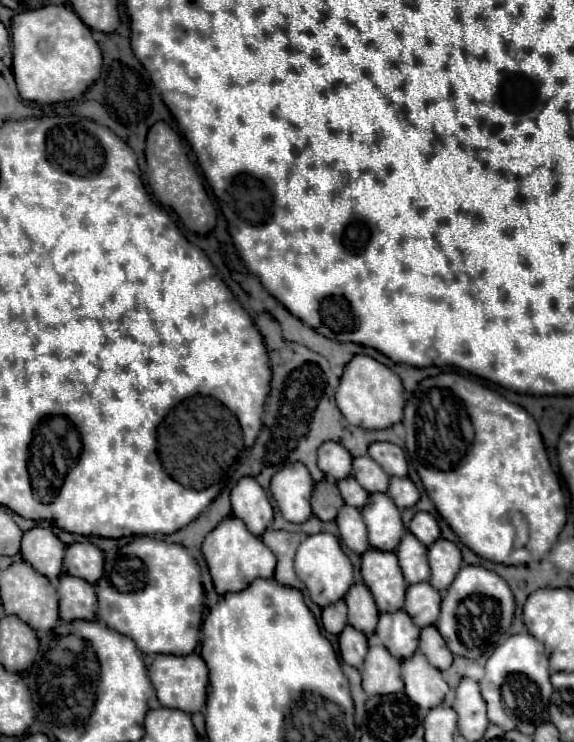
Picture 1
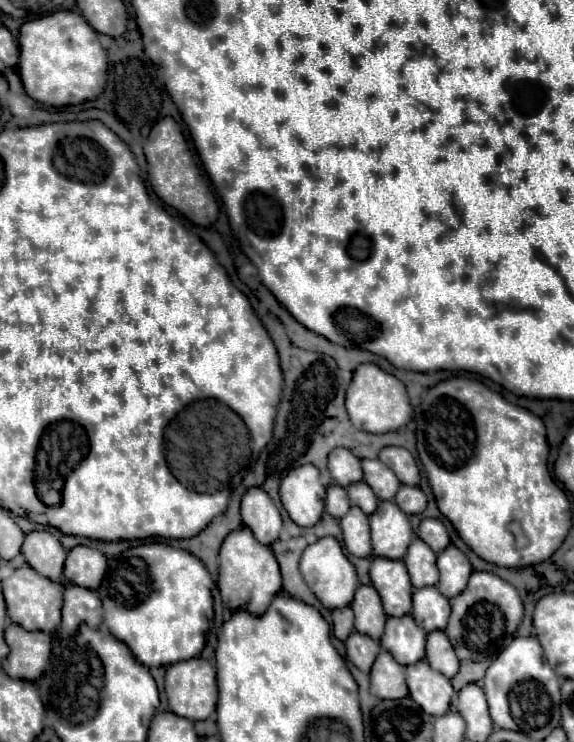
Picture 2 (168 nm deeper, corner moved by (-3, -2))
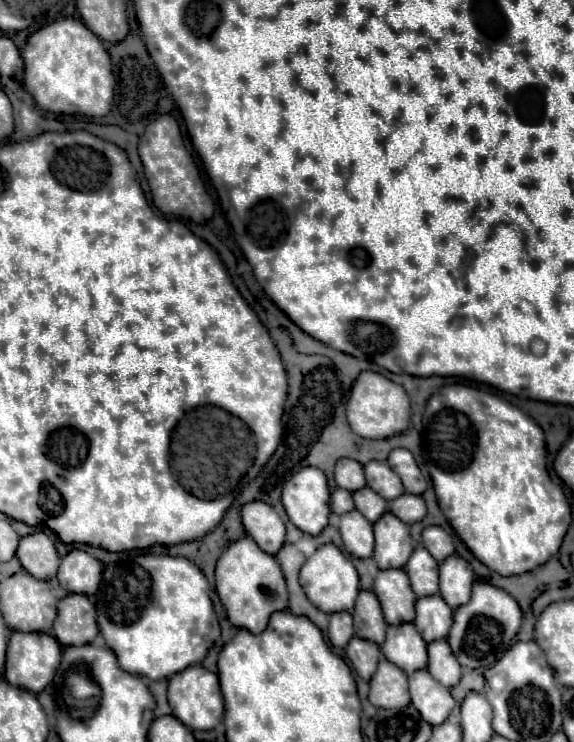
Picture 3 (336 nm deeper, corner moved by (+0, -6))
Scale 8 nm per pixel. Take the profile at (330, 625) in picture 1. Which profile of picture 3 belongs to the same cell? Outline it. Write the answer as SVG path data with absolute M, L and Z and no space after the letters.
M336 612L330 614L330 628L328 628L328 638L334 646L346 648L348 640L354 636L352 628L352 616L348 612Z

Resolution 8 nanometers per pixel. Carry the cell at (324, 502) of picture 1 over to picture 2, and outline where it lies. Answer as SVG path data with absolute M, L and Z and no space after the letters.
M331 484L327 486L327 496L325 496L325 512L331 514L333 518L341 518L347 514L349 508L349 496L347 490L339 484Z

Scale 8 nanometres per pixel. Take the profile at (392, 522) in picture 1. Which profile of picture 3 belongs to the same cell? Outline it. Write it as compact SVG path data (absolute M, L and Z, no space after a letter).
M386 512L374 524L374 536L376 536L374 560L380 570L402 568L408 562L408 556L414 550L408 524L396 520L396 516Z

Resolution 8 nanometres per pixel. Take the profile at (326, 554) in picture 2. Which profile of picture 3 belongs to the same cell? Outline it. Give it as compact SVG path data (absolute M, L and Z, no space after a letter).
M324 544L322 548L316 550L314 556L310 556L304 564L304 568L300 570L300 584L308 596L308 600L320 608L326 614L332 612L352 612L356 596L360 592L358 586L358 572L354 568L354 564L334 546L334 544Z

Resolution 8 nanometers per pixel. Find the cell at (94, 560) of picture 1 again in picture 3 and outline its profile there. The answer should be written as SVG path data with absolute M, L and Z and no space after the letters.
M72 550L60 562L58 582L66 592L92 596L102 582L103 564L84 550Z

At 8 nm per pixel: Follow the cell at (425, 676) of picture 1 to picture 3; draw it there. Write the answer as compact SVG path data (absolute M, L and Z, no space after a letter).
M416 670L412 676L408 676L408 690L414 708L432 726L442 724L456 704L450 690L438 684L428 670Z

